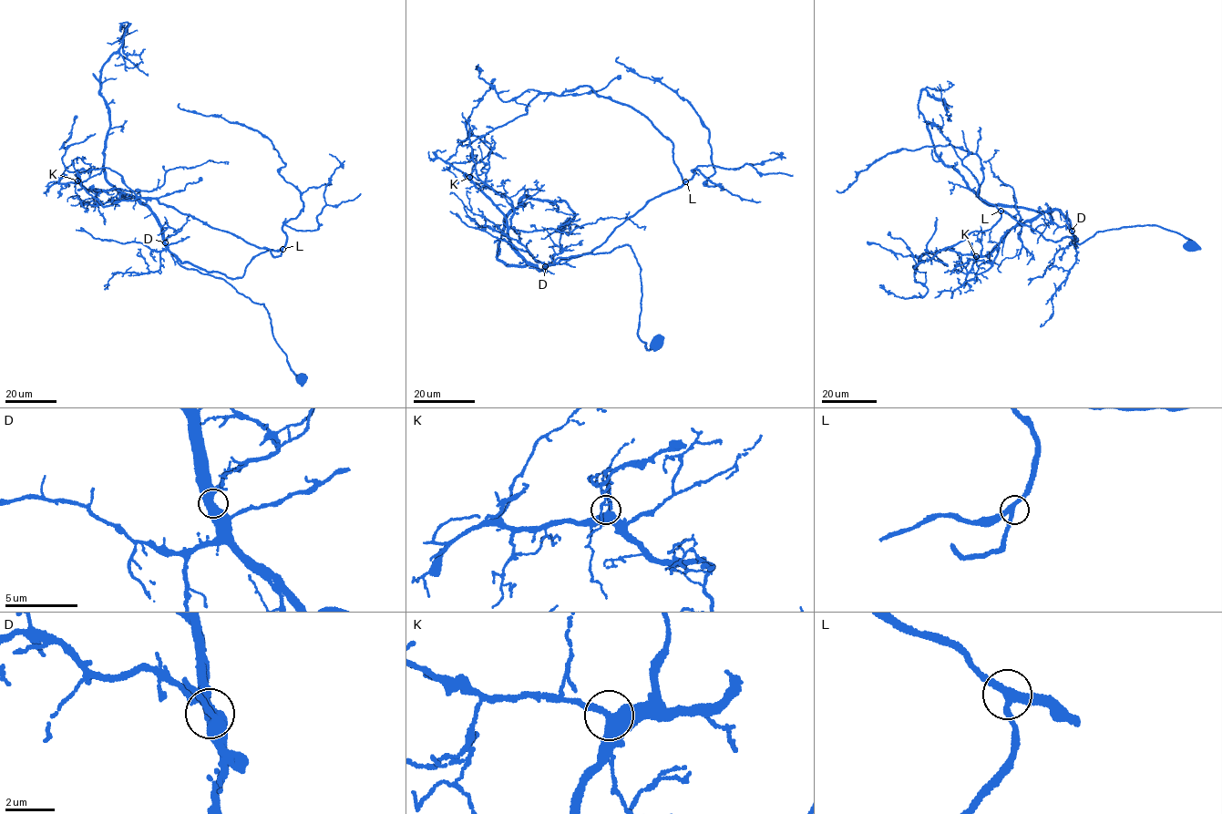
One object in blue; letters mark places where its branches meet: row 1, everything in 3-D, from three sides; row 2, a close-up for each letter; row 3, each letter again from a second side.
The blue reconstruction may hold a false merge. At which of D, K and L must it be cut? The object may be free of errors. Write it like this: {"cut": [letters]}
{"cut": []}

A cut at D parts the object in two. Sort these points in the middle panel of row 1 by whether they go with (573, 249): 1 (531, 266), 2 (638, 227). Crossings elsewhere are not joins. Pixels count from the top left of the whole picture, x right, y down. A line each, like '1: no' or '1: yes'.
1: no
2: no

